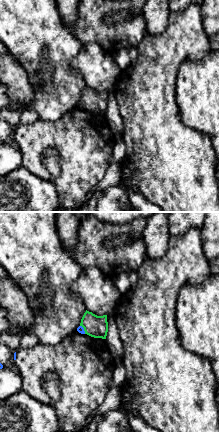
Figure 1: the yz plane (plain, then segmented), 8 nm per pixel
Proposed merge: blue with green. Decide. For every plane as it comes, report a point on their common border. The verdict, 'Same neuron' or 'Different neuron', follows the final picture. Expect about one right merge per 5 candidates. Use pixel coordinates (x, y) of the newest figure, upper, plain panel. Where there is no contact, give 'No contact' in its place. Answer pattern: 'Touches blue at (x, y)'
Touches blue at (83, 105)

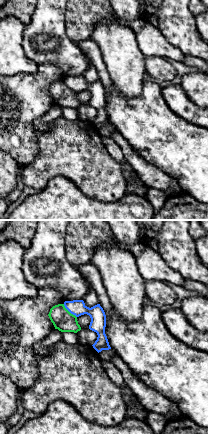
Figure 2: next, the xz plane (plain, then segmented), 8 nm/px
Touches blue at (69, 87)

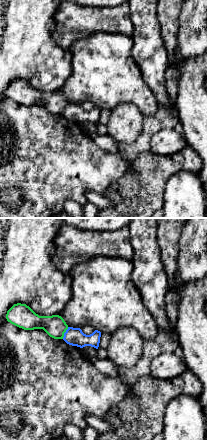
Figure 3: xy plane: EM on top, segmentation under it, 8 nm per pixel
Touches blue at (64, 109)

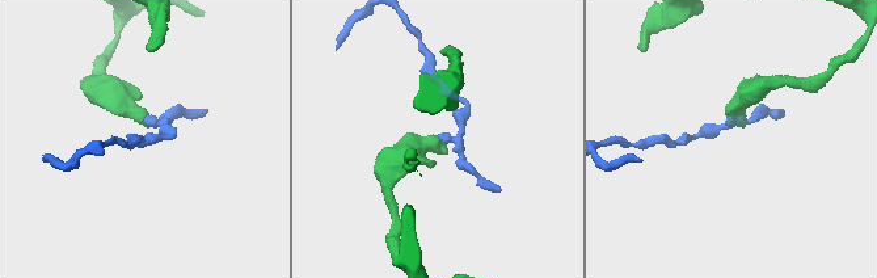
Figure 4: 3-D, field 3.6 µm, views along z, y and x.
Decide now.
Different neuron

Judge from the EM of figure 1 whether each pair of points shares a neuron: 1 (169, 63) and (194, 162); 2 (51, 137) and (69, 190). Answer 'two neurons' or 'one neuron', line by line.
1: one neuron
2: one neuron

